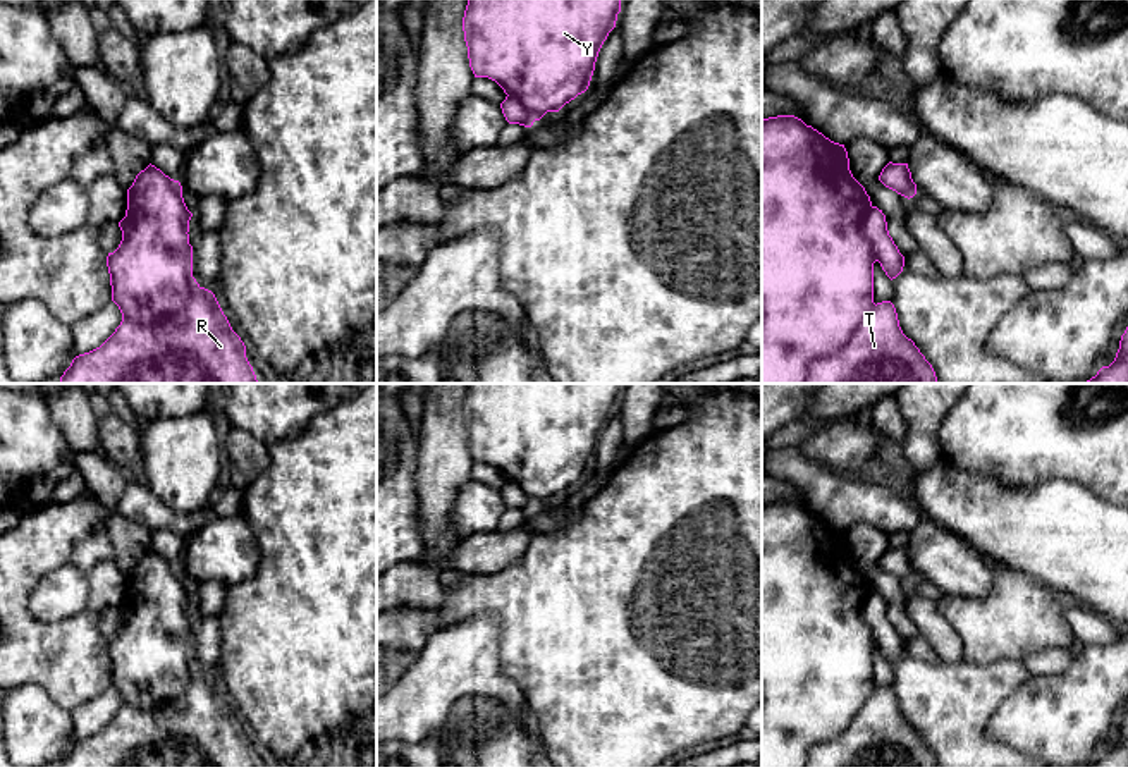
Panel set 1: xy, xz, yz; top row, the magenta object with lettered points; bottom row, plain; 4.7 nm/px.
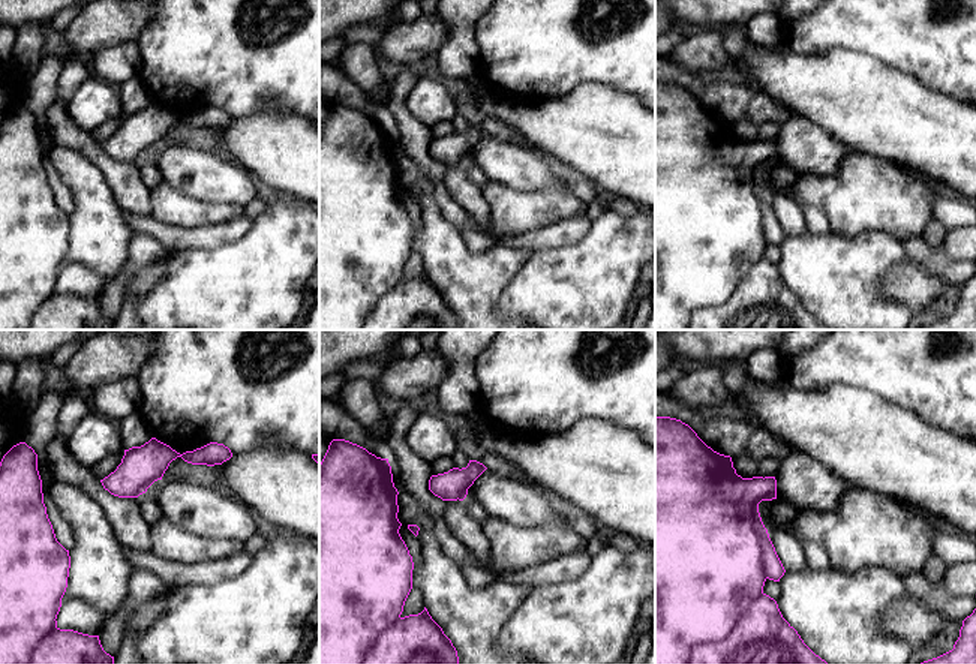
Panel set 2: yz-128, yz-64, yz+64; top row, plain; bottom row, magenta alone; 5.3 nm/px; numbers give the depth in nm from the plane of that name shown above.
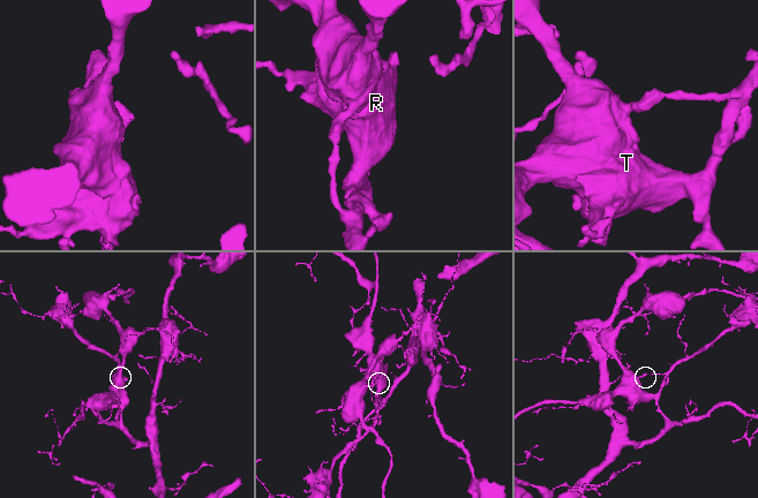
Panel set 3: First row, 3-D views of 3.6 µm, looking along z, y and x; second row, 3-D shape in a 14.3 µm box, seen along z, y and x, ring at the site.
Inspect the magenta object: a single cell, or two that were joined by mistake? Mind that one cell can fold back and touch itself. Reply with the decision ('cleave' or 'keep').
cleave

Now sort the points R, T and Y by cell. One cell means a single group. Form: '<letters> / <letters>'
R T / Y

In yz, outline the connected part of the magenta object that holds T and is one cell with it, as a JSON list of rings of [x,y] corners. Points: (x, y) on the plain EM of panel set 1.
[[[891,686],[877,688],[834,739],[810,748],[806,767],[937,767],[898,705]]]

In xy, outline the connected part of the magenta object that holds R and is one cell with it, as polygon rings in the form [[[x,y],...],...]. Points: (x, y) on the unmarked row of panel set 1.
[[[198,672],[184,695],[155,709],[122,705],[96,734],[79,739],[60,767],[258,767],[246,731],[215,679]]]

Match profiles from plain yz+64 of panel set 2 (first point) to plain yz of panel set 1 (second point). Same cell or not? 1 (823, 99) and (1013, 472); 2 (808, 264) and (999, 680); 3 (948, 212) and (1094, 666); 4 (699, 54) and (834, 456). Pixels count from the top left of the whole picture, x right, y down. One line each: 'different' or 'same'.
1: different
2: same
3: different
4: same

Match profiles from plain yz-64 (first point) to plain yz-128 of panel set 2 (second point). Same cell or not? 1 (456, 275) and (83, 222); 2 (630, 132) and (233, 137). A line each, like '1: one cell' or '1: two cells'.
1: one cell
2: one cell

